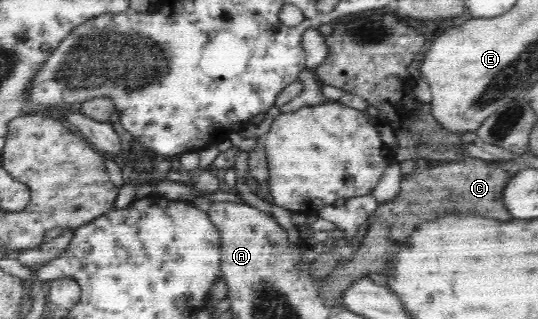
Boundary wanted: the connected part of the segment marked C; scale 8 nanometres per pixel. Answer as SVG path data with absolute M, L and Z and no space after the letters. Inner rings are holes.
M466 157L462 161L439 161L436 166L427 166L416 161L416 169L412 174L404 174L400 193L392 201L378 204L370 216L369 233L364 235L359 248L348 263L339 263L326 277L322 285L321 296L327 303L336 303L344 291L352 285L352 281L360 277L373 276L378 279L382 273L388 273L392 267L392 259L399 247L412 235L412 231L422 221L432 221L432 217L440 217L446 213L466 213L480 215L498 221L510 221L510 213L502 203L504 185L522 169L522 162L514 159L504 161L486 161ZM454 187L452 195L438 195L442 189ZM444 201L446 203L434 203Z

